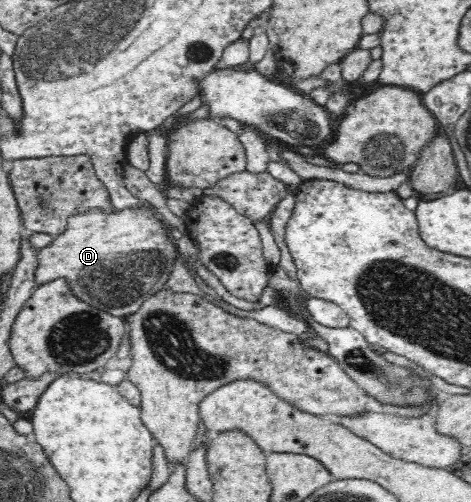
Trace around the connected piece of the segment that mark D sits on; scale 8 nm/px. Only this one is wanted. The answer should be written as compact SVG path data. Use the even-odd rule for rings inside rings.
M147 205L143 209L116 210L111 215L91 209L70 216L63 233L54 236L49 245L37 249L34 282L39 286L63 278L70 292L92 308L122 319L127 314L135 313L144 301L166 285L171 275L173 257L180 255L170 237L169 227L164 221L153 218L152 209Z

